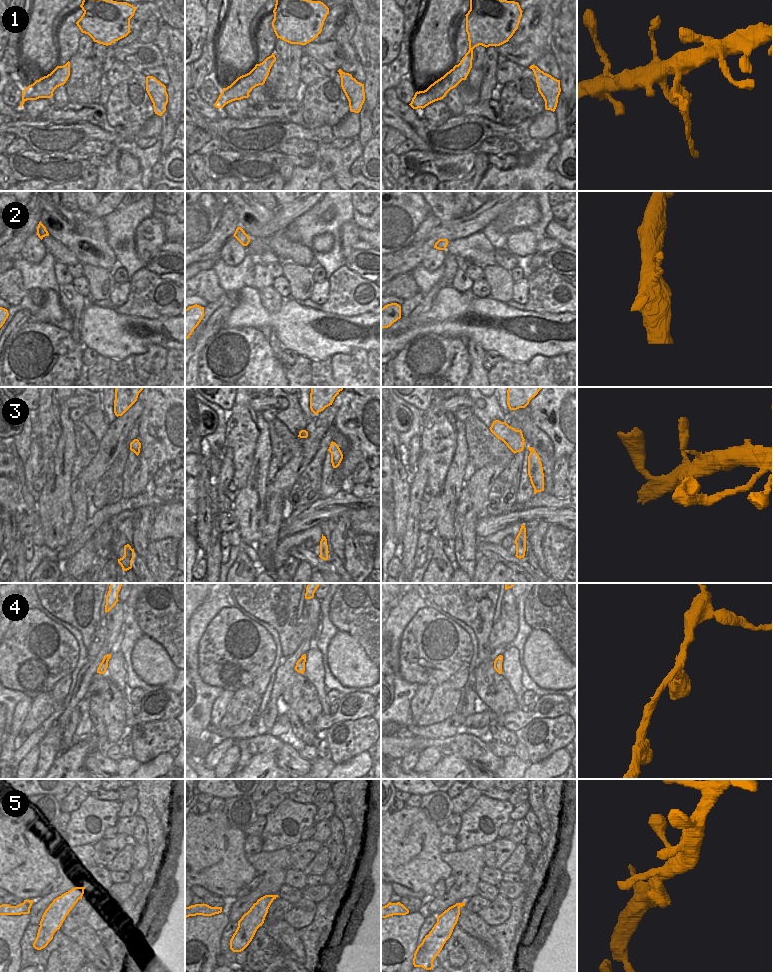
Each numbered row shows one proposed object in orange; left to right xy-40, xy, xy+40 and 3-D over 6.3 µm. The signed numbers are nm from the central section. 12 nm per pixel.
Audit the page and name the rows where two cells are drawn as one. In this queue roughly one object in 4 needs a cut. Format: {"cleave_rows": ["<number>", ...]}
{"cleave_rows": ["1"]}

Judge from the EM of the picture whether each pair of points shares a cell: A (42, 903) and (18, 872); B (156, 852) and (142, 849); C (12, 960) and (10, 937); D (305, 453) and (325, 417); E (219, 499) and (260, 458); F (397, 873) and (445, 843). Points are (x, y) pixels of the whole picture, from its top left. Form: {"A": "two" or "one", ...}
{"A": "two", "B": "two", "C": "one", "D": "one", "E": "two", "F": "two"}

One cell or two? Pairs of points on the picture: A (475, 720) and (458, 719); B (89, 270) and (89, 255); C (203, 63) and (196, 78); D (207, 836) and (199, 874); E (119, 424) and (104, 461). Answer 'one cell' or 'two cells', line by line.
A: one cell
B: two cells
C: one cell
D: one cell
E: one cell

